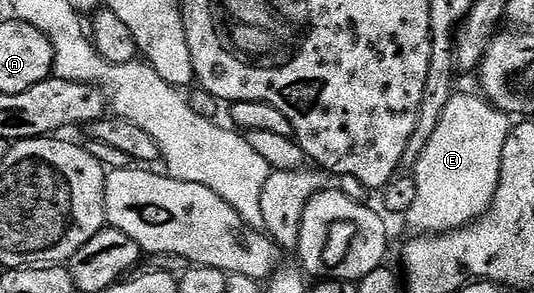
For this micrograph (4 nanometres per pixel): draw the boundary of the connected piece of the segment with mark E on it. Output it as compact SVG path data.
M455 94L451 98L451 102L447 102L447 110L443 110L443 118L439 118L439 126L435 126L435 134L431 134L431 142L427 142L427 146L423 146L423 154L419 158L419 162L411 169L411 175L415 182L415 202L411 202L408 212L404 213L403 220L406 220L417 234L436 234L439 232L450 232L456 228L467 226L473 220L477 220L491 206L491 202L495 198L495 190L499 186L499 174L501 173L501 163L503 162L503 146L507 146L507 138L509 137L509 129L511 127L511 118L506 112L500 112L498 108L494 108L488 100L480 95L461 96Z

